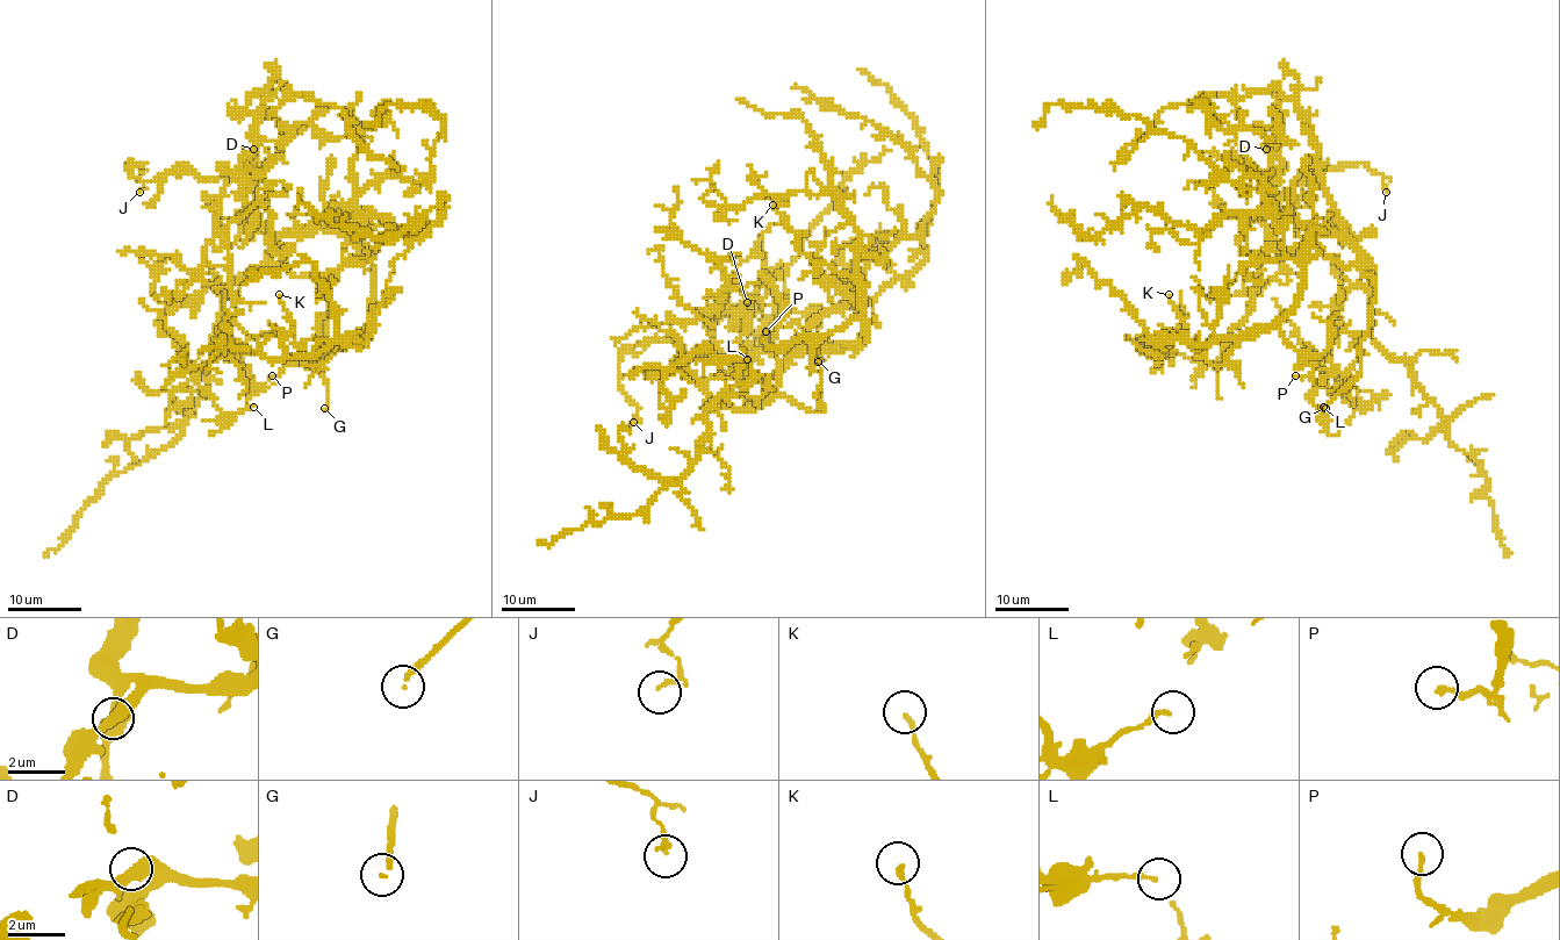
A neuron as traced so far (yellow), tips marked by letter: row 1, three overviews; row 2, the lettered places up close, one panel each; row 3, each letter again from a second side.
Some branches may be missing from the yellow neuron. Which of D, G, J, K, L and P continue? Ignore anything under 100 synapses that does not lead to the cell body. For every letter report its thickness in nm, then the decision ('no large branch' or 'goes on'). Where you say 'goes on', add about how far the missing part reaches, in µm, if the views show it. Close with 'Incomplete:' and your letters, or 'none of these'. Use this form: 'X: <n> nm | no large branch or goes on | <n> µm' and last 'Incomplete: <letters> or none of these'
D: 400 nm | no large branch
G: 110 nm | goes on | 20 µm
J: 90 nm | no large branch
K: 160 nm | no large branch
L: 170 nm | no large branch
P: 180 nm | no large branch
Incomplete: G

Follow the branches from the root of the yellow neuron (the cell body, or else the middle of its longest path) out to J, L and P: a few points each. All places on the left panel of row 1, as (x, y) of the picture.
J: (294, 236), (270, 231), (254, 186), (241, 174), (172, 171), (143, 180), (126, 165), (143, 171), (139, 192)
L: (294, 236), (282, 236), (260, 266), (229, 284), (210, 284), (163, 320), (192, 377), (225, 417), (253, 407)
P: (294, 236), (342, 230), (364, 250), (371, 263), (373, 320), (345, 347), (321, 359), (288, 364), (272, 375)

